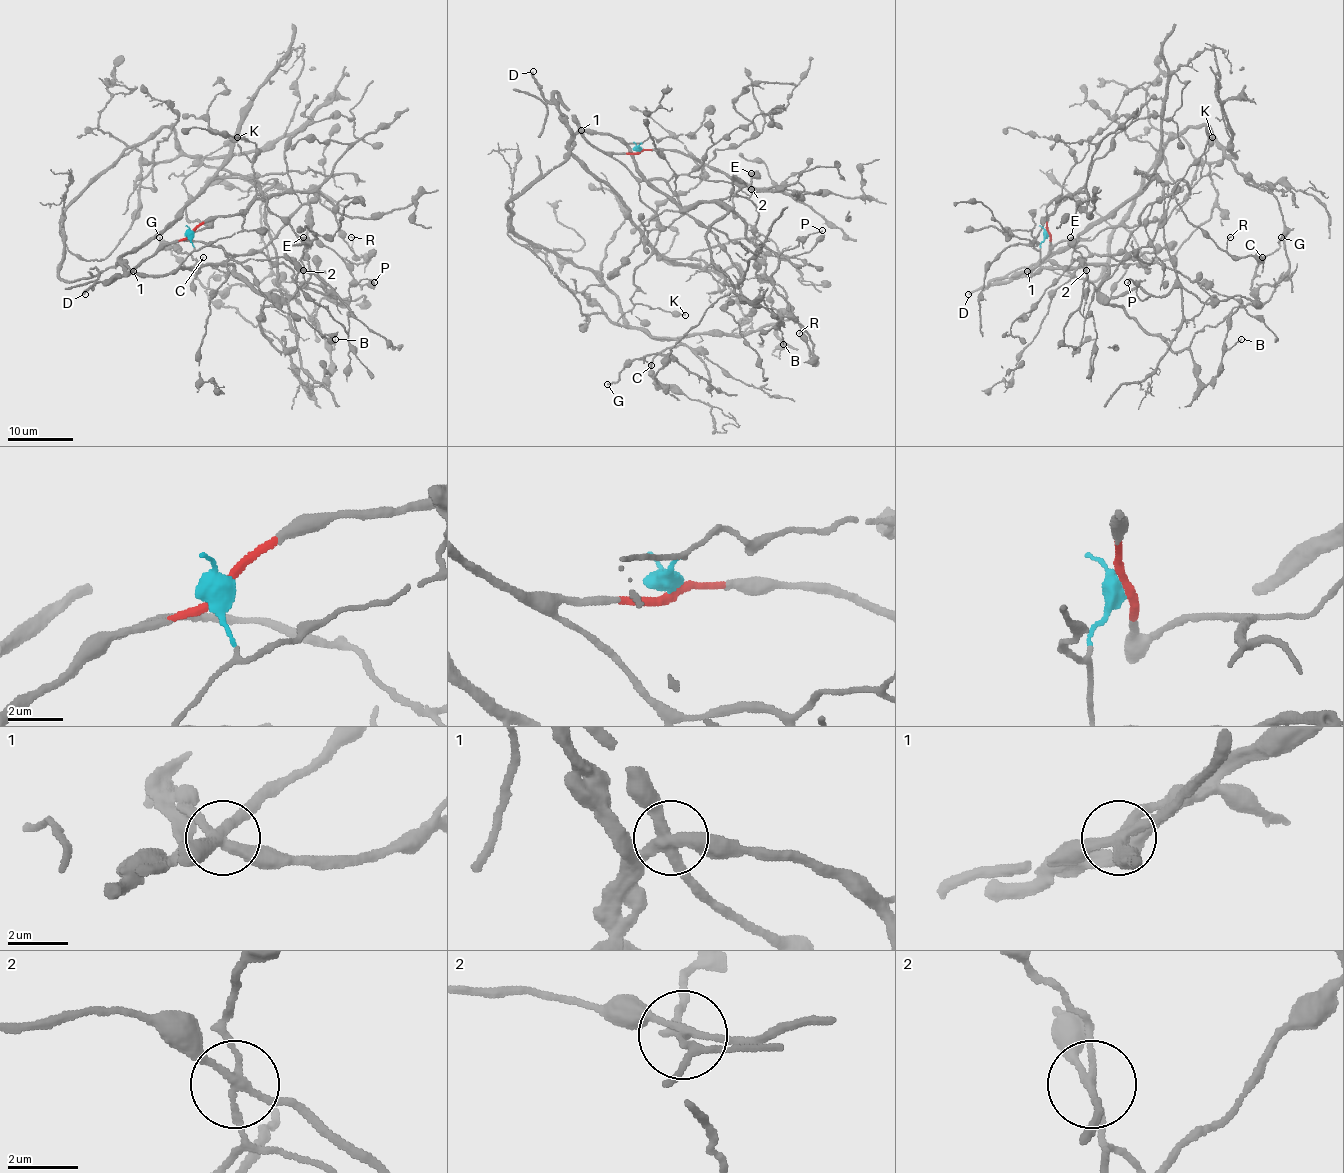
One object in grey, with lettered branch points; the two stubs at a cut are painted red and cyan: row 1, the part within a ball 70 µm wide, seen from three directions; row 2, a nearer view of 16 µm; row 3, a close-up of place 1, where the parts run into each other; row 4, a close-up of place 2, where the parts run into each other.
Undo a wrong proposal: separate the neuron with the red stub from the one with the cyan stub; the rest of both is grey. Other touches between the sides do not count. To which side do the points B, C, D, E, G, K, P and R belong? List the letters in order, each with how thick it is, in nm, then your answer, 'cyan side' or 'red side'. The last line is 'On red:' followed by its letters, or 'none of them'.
B: calibre 100 nm; cyan side
C: calibre 120 nm; cyan side
D: calibre 240 nm; red side
E: calibre 650 nm; cyan side
G: calibre 150 nm; cyan side
K: calibre 160 nm; red side
P: calibre 140 nm; cyan side
R: calibre 110 nm; red side
On red: D, K, R

